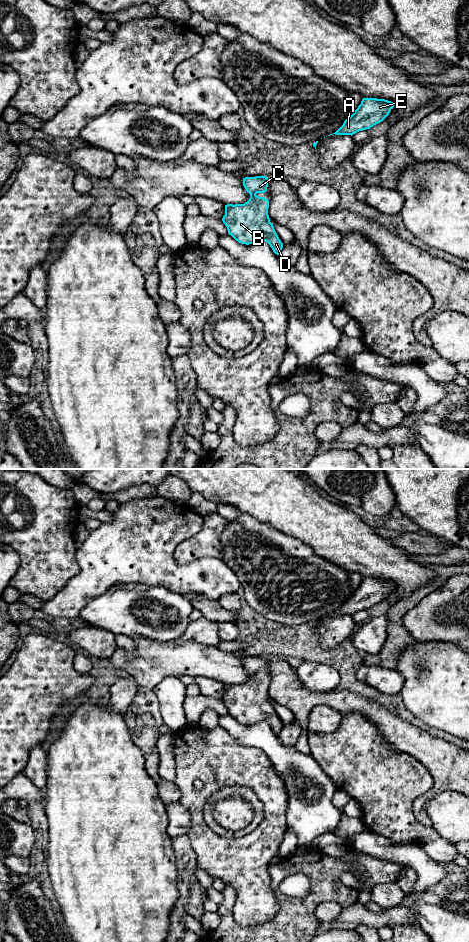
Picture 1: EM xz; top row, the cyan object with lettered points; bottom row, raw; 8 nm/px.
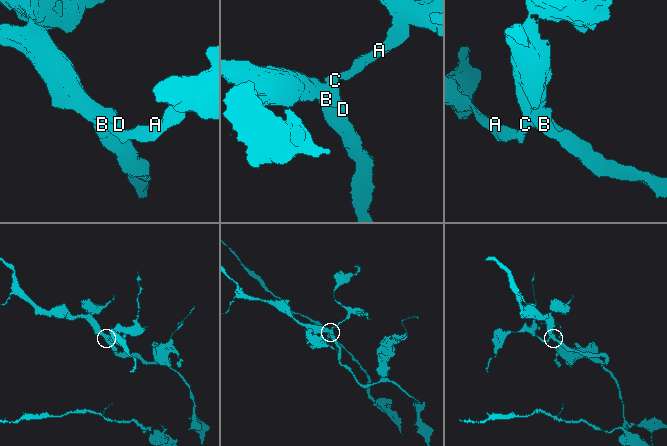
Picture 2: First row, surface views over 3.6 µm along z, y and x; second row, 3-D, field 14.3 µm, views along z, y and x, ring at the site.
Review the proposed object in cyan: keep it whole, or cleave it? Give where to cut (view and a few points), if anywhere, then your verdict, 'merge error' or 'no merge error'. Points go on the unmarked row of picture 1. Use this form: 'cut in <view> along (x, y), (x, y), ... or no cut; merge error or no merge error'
no cut; no merge error

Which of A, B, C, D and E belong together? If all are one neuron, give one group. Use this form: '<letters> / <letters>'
A B C D E

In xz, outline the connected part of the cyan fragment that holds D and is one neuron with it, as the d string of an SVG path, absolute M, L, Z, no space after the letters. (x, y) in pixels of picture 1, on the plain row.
M256 656L243 658L243 666L250 674L244 684L225 685L225 695L222 698L228 714L241 724L267 722L277 735L283 728L273 703L268 695L269 681L259 677L257 673L264 673L268 667L268 657Z

